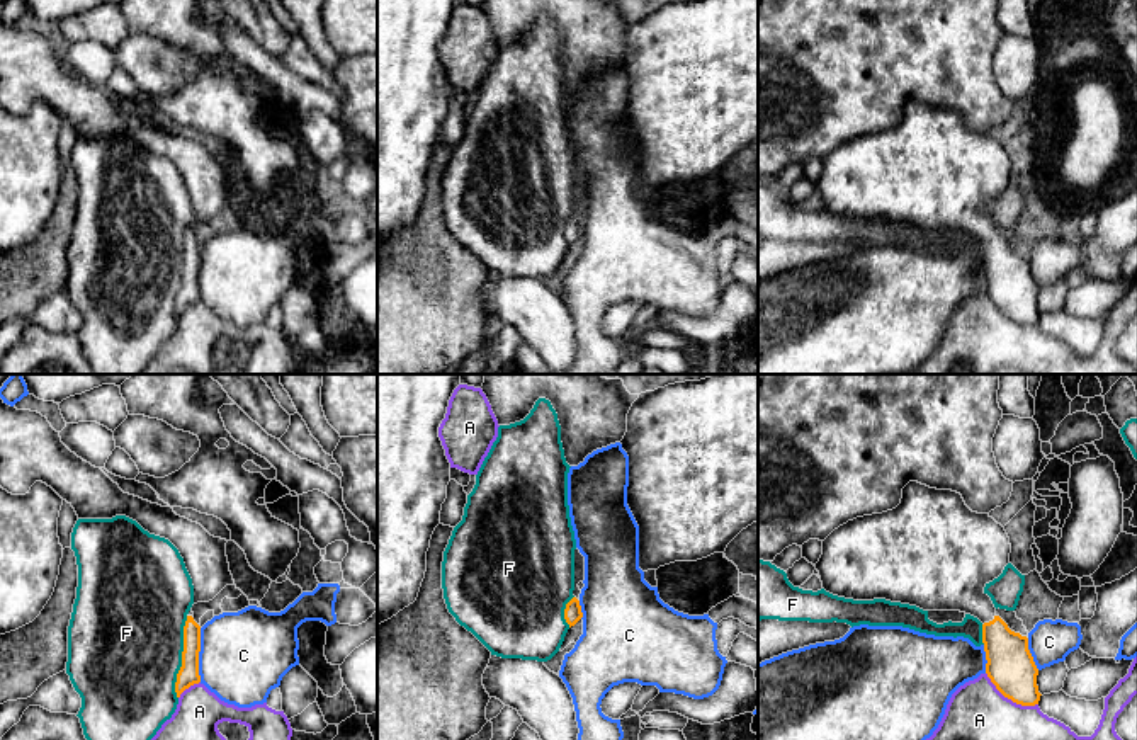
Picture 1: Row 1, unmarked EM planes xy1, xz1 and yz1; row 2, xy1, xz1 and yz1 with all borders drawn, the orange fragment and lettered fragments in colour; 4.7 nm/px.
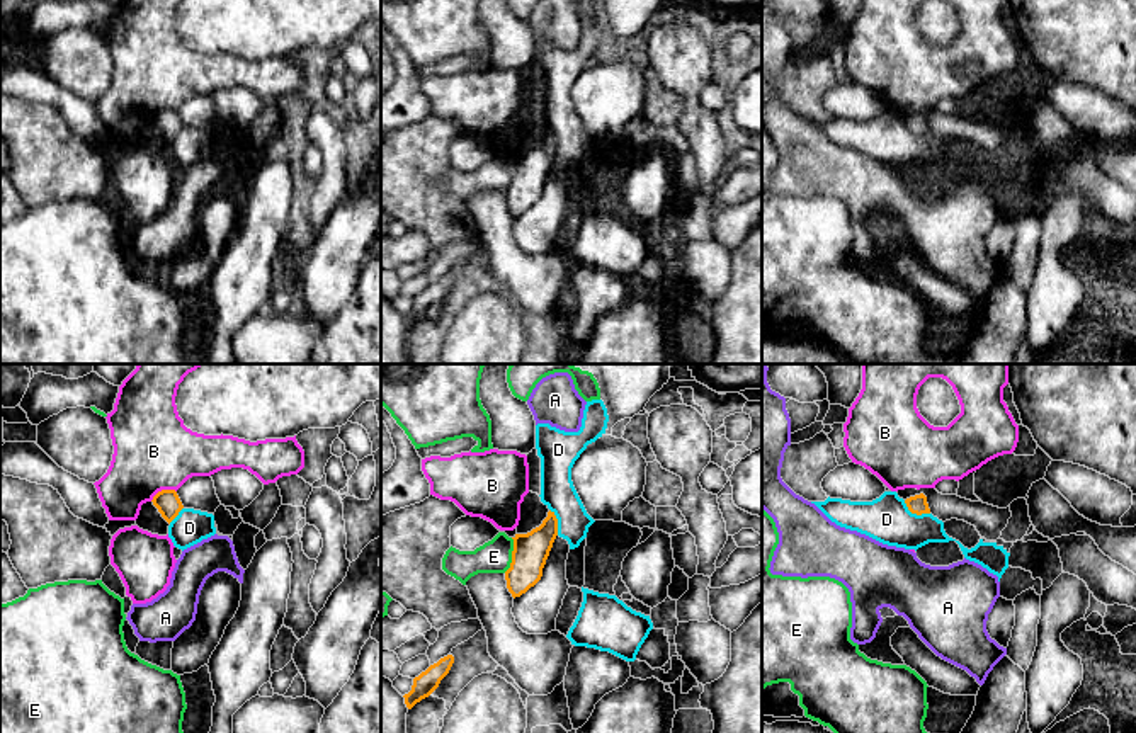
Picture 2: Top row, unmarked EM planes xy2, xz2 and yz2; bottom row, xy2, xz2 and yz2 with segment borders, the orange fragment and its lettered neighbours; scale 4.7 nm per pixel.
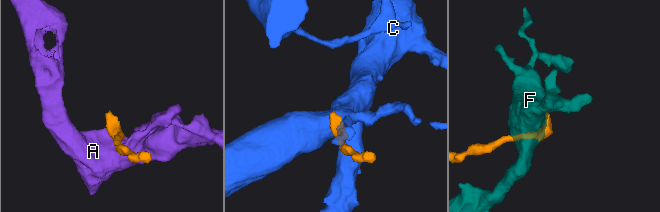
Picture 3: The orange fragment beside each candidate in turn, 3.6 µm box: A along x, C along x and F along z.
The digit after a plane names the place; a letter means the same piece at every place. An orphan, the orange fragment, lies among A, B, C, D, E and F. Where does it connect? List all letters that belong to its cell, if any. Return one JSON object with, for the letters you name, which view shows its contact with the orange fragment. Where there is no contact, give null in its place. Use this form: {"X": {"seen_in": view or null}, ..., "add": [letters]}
{"add": []}

